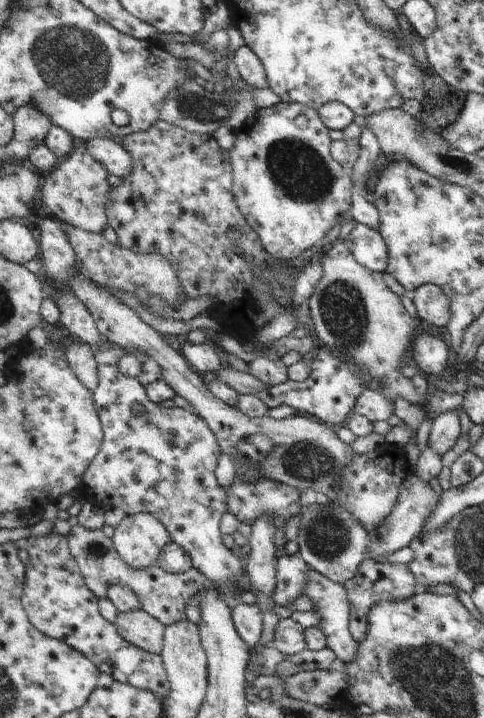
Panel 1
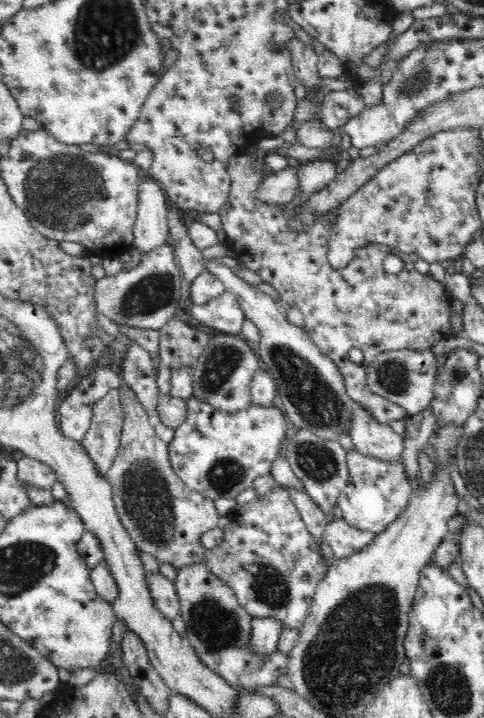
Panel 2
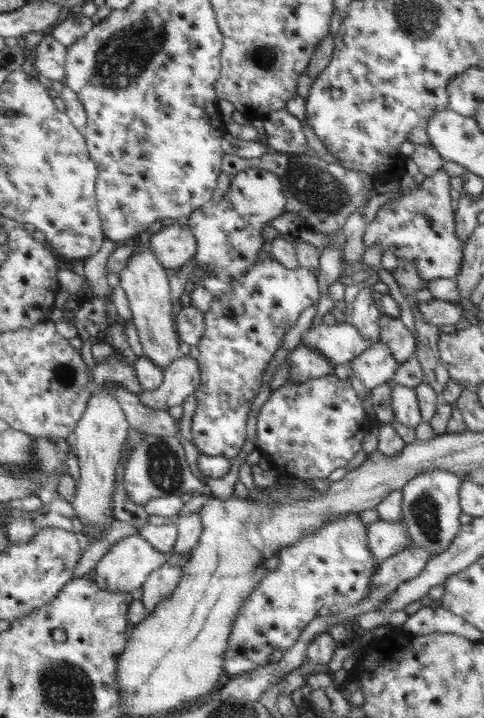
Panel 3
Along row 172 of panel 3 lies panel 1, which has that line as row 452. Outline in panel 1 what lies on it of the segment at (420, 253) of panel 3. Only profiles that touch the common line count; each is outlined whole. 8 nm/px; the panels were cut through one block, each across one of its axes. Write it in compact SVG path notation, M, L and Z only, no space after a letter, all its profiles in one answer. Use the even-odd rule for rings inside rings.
M445 412L433 418L431 434L429 434L429 448L435 448L439 456L447 454L461 436L461 420L455 412Z

